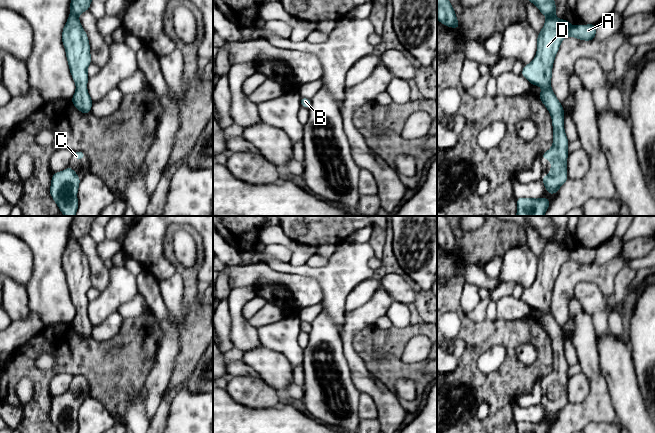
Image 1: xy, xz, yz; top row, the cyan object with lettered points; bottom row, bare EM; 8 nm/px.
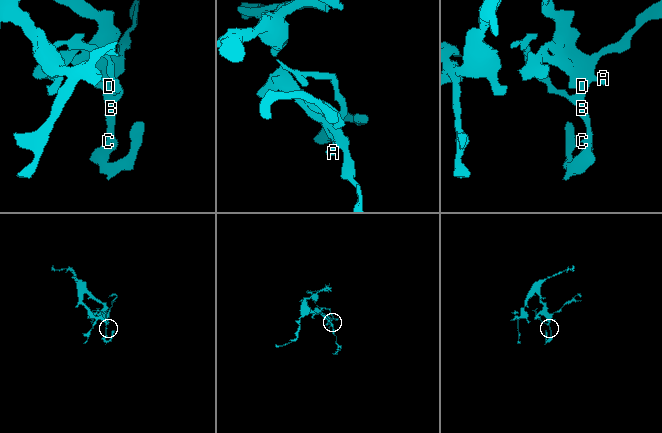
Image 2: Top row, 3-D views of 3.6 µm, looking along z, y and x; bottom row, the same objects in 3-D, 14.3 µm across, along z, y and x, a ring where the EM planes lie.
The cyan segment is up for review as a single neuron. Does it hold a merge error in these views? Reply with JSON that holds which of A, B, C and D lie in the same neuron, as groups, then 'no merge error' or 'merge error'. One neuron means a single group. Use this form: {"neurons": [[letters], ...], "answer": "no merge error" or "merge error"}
{"neurons": [["A", "B", "C", "D"]], "answer": "no merge error"}

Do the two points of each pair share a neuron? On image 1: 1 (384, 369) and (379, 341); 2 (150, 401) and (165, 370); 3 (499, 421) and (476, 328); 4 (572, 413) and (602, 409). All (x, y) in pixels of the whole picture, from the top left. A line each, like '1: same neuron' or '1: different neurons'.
1: same neuron
2: same neuron
3: same neuron
4: same neuron

